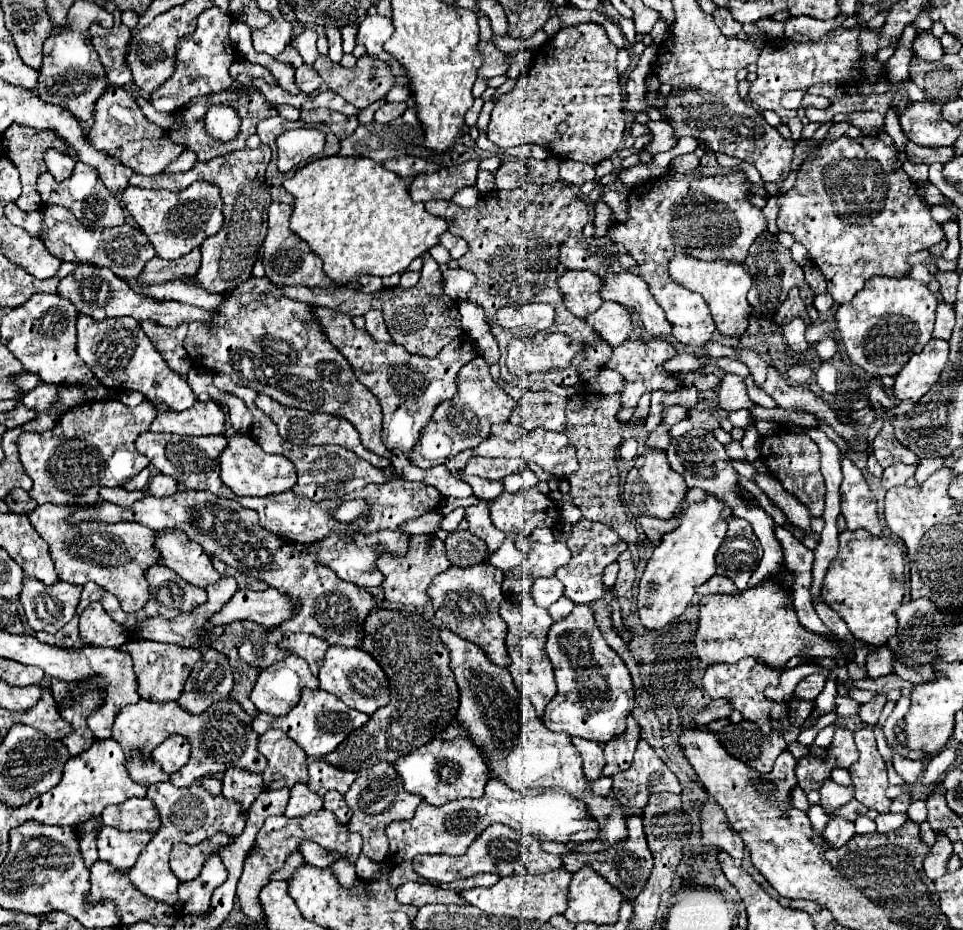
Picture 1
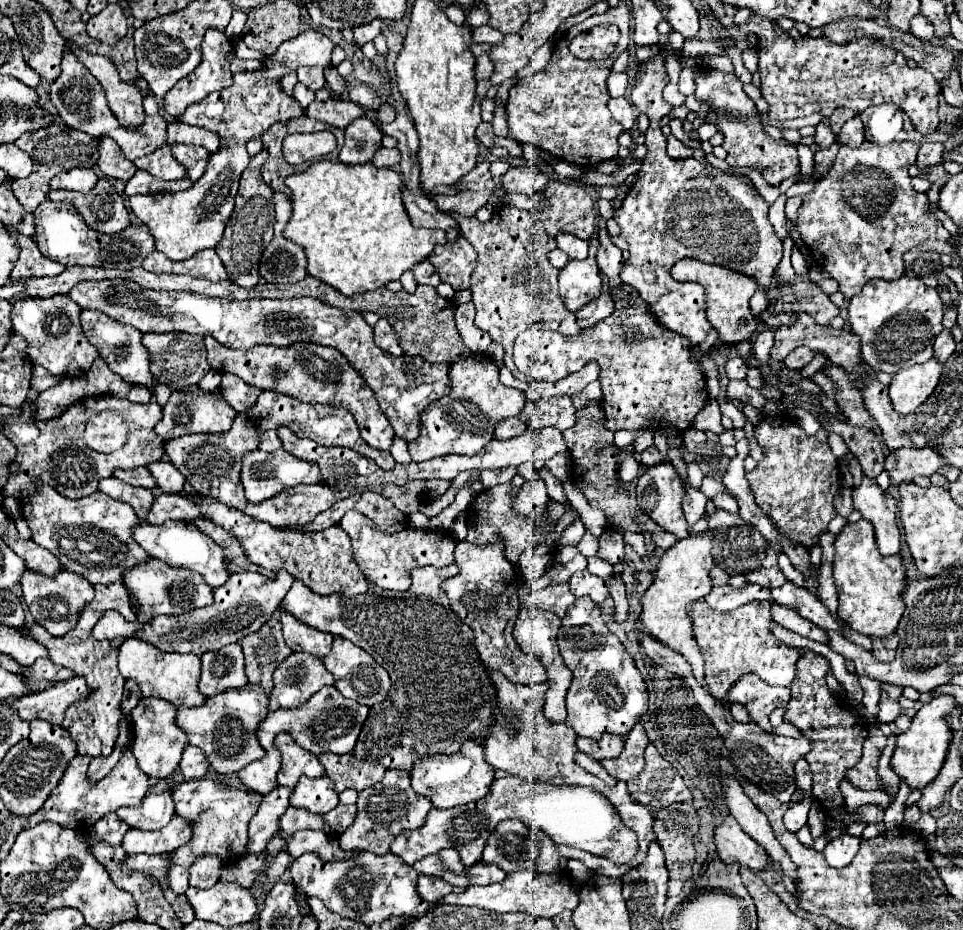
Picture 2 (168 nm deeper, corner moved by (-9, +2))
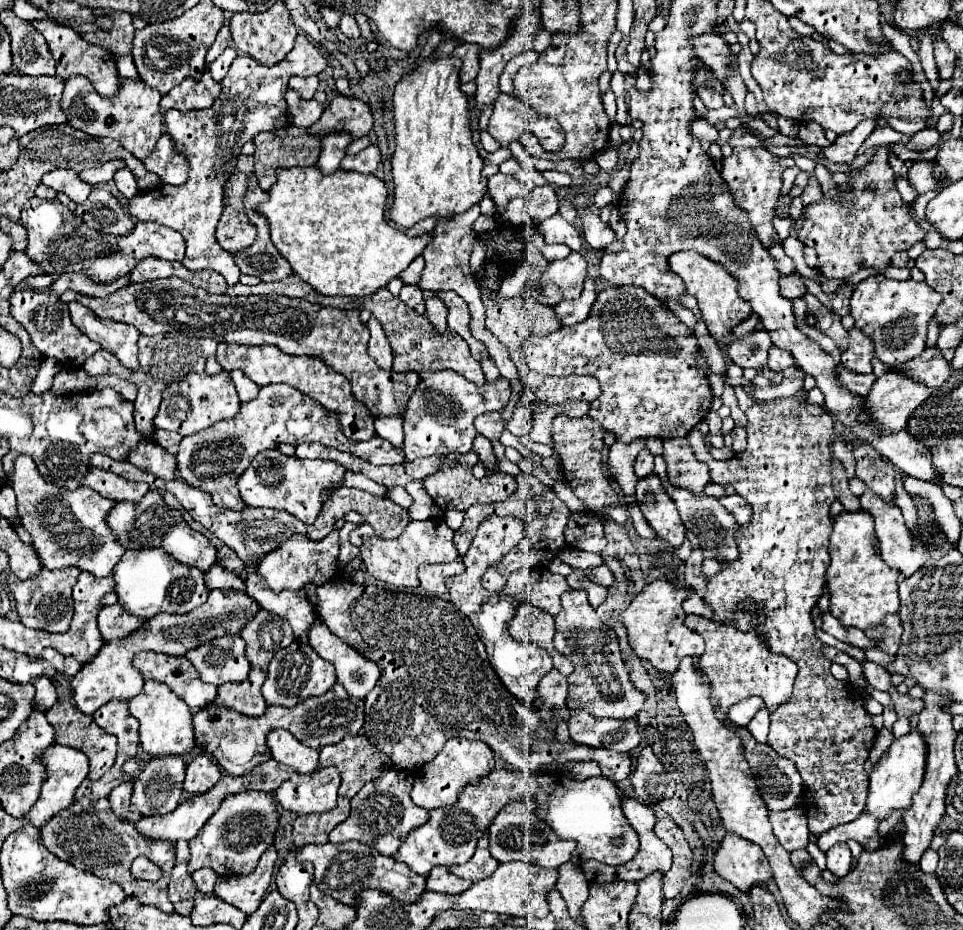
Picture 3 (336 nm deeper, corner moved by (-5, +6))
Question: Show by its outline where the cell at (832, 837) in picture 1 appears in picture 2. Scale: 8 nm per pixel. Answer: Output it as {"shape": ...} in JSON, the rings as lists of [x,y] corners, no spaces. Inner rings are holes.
{"shape":[[[843,834],[843,836],[835,838],[835,840],[831,840],[825,846],[825,850],[823,850],[823,854],[827,858],[827,864],[833,866],[833,868],[845,868],[845,866],[849,866],[851,860],[855,858],[857,850],[859,850],[859,842],[861,840],[855,838],[855,836],[851,836],[851,834]]]}

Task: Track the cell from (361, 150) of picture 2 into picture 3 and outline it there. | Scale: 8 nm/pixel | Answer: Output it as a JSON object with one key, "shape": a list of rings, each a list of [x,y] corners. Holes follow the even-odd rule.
{"shape":[[[329,132],[323,136],[321,140],[321,156],[317,162],[317,168],[321,168],[323,172],[331,174],[339,168],[341,160],[347,154],[347,146],[353,142],[353,136],[349,132]]]}

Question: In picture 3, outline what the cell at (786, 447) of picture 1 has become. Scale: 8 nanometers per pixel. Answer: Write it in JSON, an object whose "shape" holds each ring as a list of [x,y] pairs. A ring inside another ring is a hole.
{"shape":[[[805,390],[797,392],[795,396],[775,398],[767,402],[755,402],[745,414],[747,414],[748,420],[747,434],[749,434],[749,438],[747,438],[747,450],[741,452],[741,454],[735,454],[735,456],[733,456],[731,460],[727,460],[727,462],[717,462],[717,460],[711,458],[711,454],[707,452],[705,438],[701,436],[701,432],[699,432],[697,428],[693,428],[693,430],[689,432],[689,436],[687,436],[687,440],[689,440],[691,448],[693,448],[695,458],[697,458],[699,462],[703,462],[705,466],[709,466],[711,480],[715,480],[717,484],[733,486],[735,492],[737,492],[739,496],[743,496],[743,498],[751,504],[751,508],[753,508],[753,520],[751,520],[749,524],[741,526],[741,532],[739,532],[739,548],[741,548],[739,560],[733,562],[733,564],[723,564],[723,570],[721,570],[715,578],[709,578],[707,594],[703,596],[703,600],[715,610],[713,620],[717,620],[717,622],[735,622],[735,626],[741,628],[741,630],[759,628],[759,632],[763,632],[763,634],[767,636],[767,642],[769,642],[771,652],[785,654],[785,656],[789,656],[791,660],[795,660],[795,664],[799,666],[799,674],[797,674],[799,680],[795,682],[795,690],[793,690],[791,698],[789,698],[787,702],[779,704],[775,712],[771,712],[771,732],[769,732],[769,742],[767,742],[767,744],[769,744],[777,754],[781,754],[781,756],[785,756],[785,758],[789,758],[789,760],[795,762],[795,768],[797,768],[797,772],[799,772],[801,778],[803,778],[803,788],[805,788],[805,790],[803,790],[803,800],[805,800],[805,806],[803,806],[803,808],[805,808],[805,812],[807,812],[807,816],[809,816],[809,830],[811,830],[811,834],[819,836],[819,834],[823,834],[825,830],[829,830],[829,828],[833,828],[833,826],[847,824],[847,822],[859,818],[859,814],[863,812],[863,808],[865,808],[865,796],[867,796],[867,774],[865,774],[865,770],[863,770],[863,764],[865,764],[865,760],[867,760],[867,756],[869,756],[869,750],[871,750],[873,740],[875,740],[875,734],[877,734],[877,730],[873,728],[871,716],[869,716],[869,714],[865,712],[865,708],[863,708],[863,696],[861,696],[861,692],[855,690],[849,682],[841,682],[841,680],[835,680],[835,678],[831,676],[831,672],[829,672],[831,662],[821,654],[823,642],[815,636],[815,626],[813,626],[813,622],[811,622],[811,608],[813,608],[813,604],[819,600],[819,596],[823,594],[825,570],[827,570],[827,564],[829,564],[827,542],[829,542],[829,532],[831,532],[831,526],[833,526],[831,516],[829,516],[829,506],[831,506],[833,500],[835,500],[835,494],[833,494],[833,488],[831,488],[831,446],[829,446],[829,438],[831,438],[831,434],[833,434],[833,418],[825,412],[823,406],[807,404],[807,402],[805,402]],[[745,598],[747,598],[747,600],[755,600],[755,602],[759,604],[761,612],[759,612],[759,614],[735,612],[735,604],[741,602],[741,600],[745,600]]]}

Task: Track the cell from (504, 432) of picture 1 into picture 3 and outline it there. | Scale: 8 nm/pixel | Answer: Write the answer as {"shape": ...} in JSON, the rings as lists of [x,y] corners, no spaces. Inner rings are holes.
{"shape":[[[483,414],[475,420],[475,428],[479,434],[485,434],[489,440],[499,440],[501,432],[505,430],[505,420],[501,414]]]}

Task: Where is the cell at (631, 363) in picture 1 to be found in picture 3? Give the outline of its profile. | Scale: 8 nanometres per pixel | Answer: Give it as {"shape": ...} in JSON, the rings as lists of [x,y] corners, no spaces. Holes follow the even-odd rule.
{"shape":[[[607,286],[599,292],[589,318],[573,328],[561,328],[547,336],[529,336],[521,342],[525,362],[529,370],[549,376],[589,374],[599,380],[601,394],[591,402],[589,416],[615,434],[619,442],[631,442],[635,438],[677,438],[687,436],[709,412],[713,394],[707,378],[695,368],[695,352],[699,348],[697,338],[679,324],[677,316],[659,300],[653,300],[643,288],[633,286]]]}

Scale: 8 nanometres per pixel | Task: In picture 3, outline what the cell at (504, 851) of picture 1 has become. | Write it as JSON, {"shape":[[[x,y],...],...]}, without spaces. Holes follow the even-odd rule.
{"shape":[[[521,800],[521,802],[509,802],[491,822],[489,826],[489,852],[491,856],[505,864],[513,860],[523,860],[523,862],[533,862],[543,868],[557,868],[565,862],[569,862],[571,852],[573,852],[573,842],[561,840],[555,836],[555,832],[543,822],[533,816],[533,800]]]}

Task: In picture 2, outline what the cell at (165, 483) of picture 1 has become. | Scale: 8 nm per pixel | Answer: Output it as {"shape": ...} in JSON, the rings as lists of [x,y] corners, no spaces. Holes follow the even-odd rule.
{"shape":[[[153,462],[153,464],[147,464],[151,476],[157,480],[159,488],[167,494],[177,494],[183,490],[183,484],[185,484],[185,478],[183,474],[171,464],[171,462]]]}

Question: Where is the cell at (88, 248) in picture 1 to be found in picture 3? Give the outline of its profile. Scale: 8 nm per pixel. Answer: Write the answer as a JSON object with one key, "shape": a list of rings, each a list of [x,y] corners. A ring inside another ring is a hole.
{"shape":[[[33,198],[23,206],[21,212],[21,224],[27,228],[27,254],[31,260],[35,260],[39,266],[43,266],[43,272],[55,274],[55,272],[85,272],[91,280],[99,282],[111,282],[123,274],[129,274],[137,262],[145,256],[157,256],[163,260],[183,260],[185,256],[185,240],[179,232],[159,226],[155,222],[137,222],[133,232],[127,236],[113,236],[113,234],[103,234],[93,228],[89,228],[75,212],[71,212],[65,204],[61,204],[57,198],[55,200],[41,200]]]}

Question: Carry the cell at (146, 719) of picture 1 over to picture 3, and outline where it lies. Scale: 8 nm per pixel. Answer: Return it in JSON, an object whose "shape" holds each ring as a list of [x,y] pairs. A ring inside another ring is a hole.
{"shape":[[[253,668],[245,682],[227,682],[217,688],[217,698],[211,706],[225,706],[229,710],[241,710],[245,716],[261,716],[267,708],[267,702],[261,694],[261,686],[267,674]]]}

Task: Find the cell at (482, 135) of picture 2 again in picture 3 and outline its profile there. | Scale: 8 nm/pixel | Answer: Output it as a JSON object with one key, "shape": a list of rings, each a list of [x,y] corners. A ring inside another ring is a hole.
{"shape":[[[515,140],[515,142],[507,144],[507,148],[509,148],[509,150],[511,150],[511,154],[521,162],[521,166],[523,166],[523,168],[531,168],[531,156],[529,156],[529,152],[523,148],[523,144],[521,144],[519,140]]]}

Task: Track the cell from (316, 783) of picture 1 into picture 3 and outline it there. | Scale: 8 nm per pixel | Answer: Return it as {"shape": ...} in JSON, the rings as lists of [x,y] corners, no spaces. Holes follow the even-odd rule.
{"shape":[[[361,734],[345,736],[345,740],[333,746],[323,746],[319,750],[319,764],[339,770],[339,794],[347,798],[353,798],[365,782],[379,778],[391,768],[391,760],[377,752]]]}

